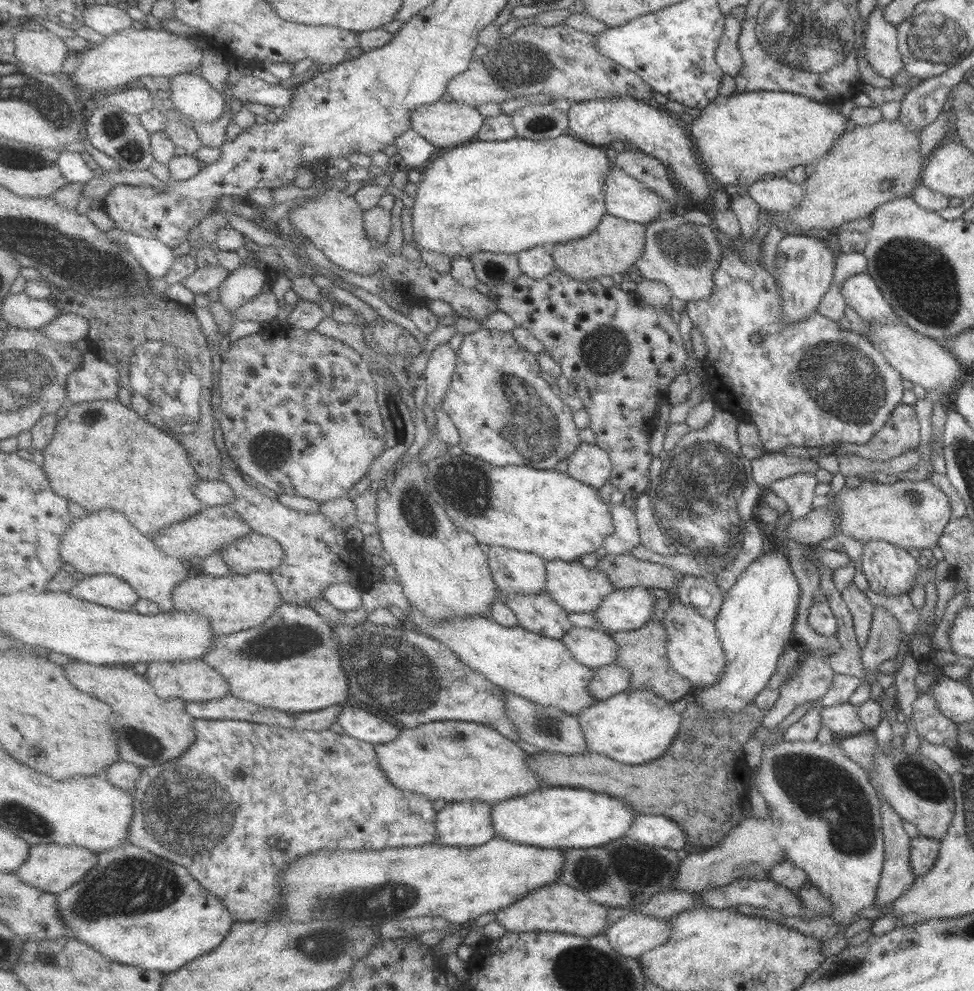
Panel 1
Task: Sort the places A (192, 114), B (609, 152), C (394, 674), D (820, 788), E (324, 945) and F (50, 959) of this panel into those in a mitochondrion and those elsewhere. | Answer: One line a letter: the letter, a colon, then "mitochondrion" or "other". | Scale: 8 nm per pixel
A: other
B: other
C: mitochondrion
D: mitochondrion
E: mitochondrion
F: mitochondrion

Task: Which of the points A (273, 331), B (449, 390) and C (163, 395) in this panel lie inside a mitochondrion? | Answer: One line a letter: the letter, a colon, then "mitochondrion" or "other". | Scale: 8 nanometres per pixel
A: other
B: other
C: mitochondrion

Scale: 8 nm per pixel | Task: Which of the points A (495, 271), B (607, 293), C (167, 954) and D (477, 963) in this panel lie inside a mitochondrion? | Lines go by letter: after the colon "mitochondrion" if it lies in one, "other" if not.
A: other
B: other
C: other
D: other

